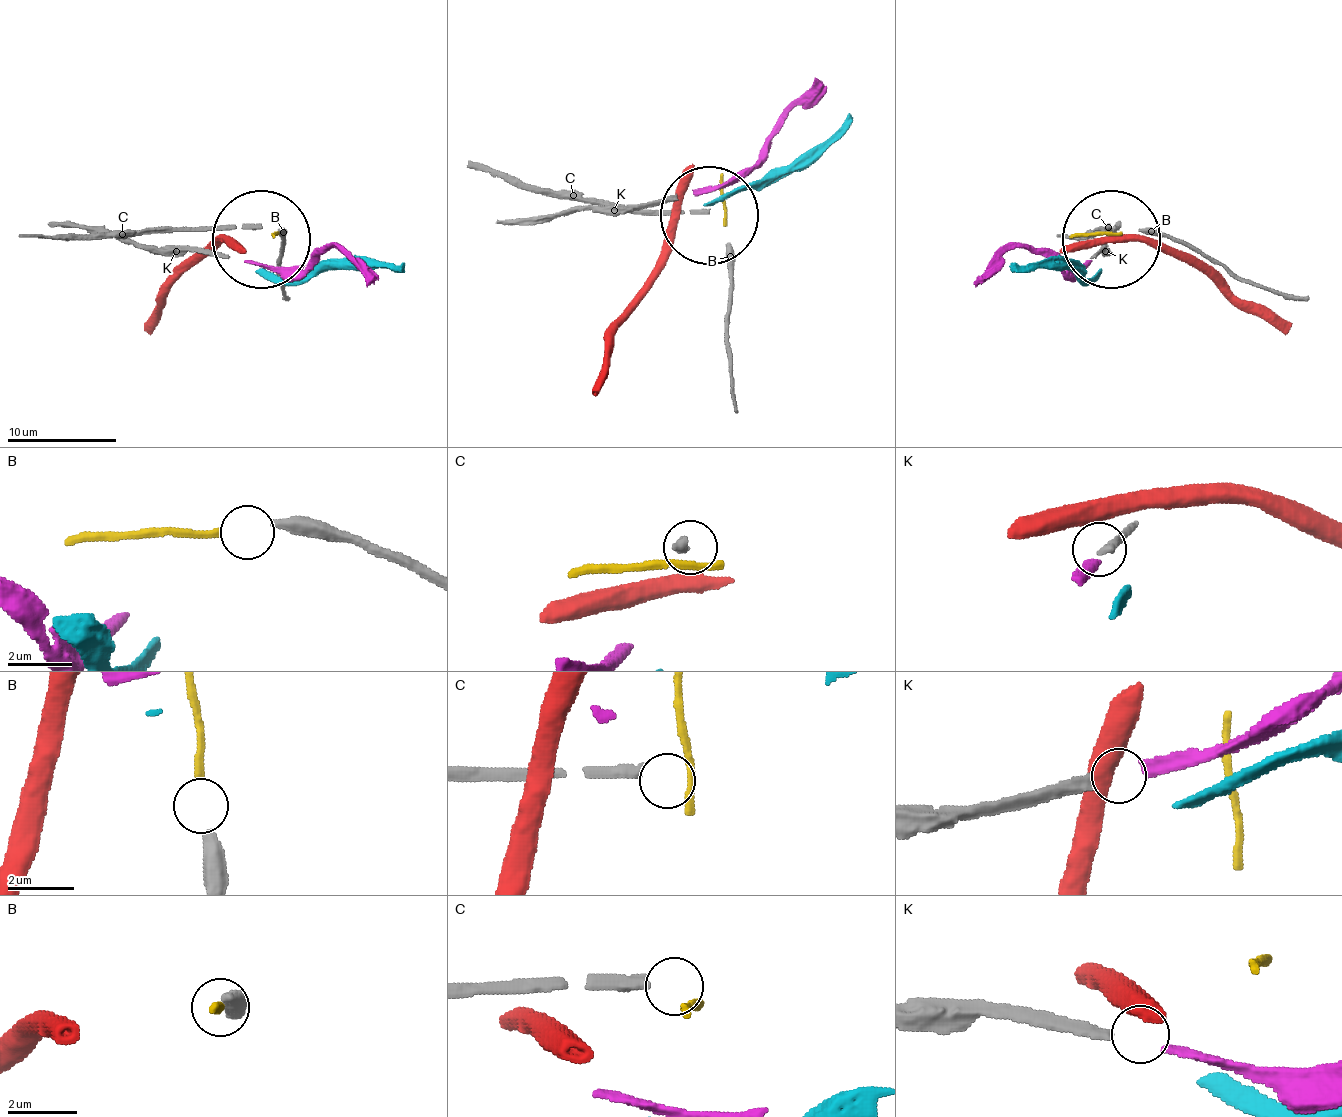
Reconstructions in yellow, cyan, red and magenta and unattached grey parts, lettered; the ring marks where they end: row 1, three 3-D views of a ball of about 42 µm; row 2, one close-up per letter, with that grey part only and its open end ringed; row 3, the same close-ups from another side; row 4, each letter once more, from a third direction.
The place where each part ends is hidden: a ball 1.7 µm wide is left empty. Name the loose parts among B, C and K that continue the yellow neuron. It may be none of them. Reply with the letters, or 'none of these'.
B

